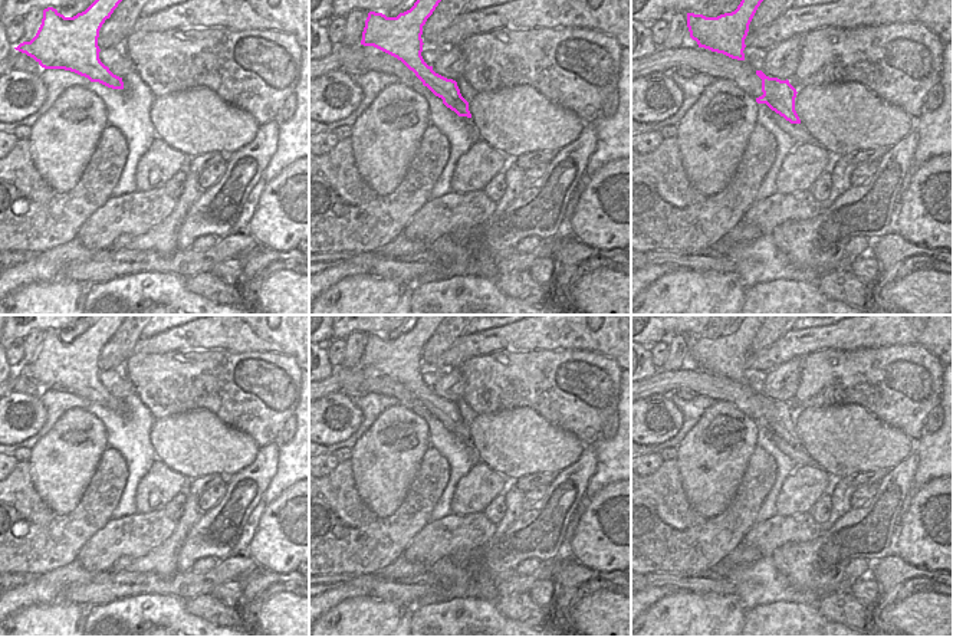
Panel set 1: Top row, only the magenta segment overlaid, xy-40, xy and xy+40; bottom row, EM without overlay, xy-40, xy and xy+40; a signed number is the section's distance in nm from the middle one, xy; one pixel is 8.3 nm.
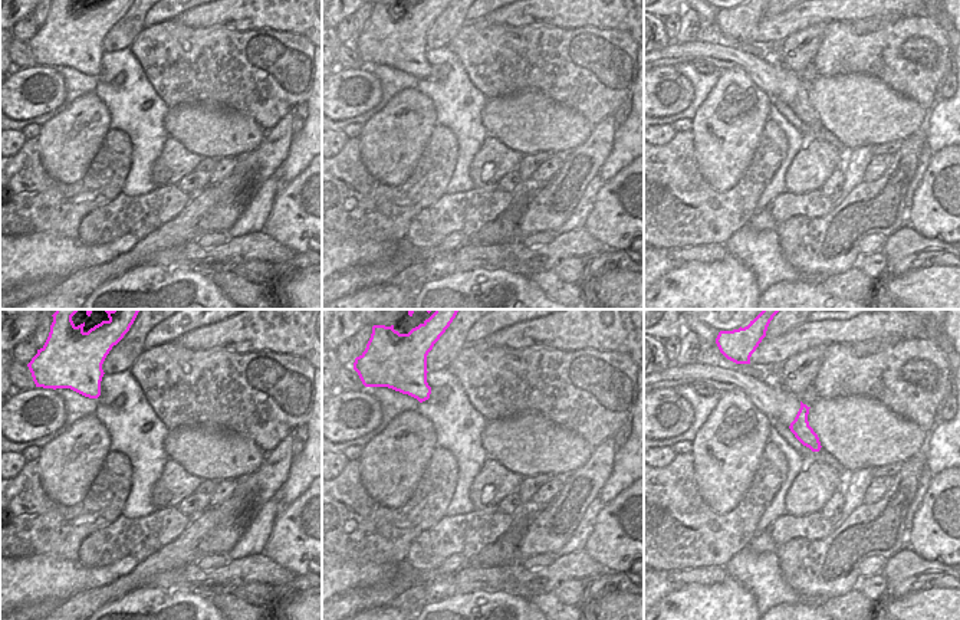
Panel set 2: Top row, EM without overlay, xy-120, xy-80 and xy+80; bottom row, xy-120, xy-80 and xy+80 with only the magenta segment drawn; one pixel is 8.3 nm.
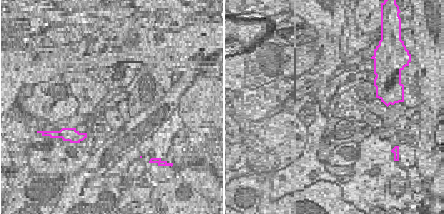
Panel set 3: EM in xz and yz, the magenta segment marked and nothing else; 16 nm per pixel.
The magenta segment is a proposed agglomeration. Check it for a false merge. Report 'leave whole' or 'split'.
leave whole

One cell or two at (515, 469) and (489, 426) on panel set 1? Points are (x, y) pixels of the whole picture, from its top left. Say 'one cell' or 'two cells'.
one cell

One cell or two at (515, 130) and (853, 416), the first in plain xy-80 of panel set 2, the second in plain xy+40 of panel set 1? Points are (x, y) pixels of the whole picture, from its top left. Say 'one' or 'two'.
one

